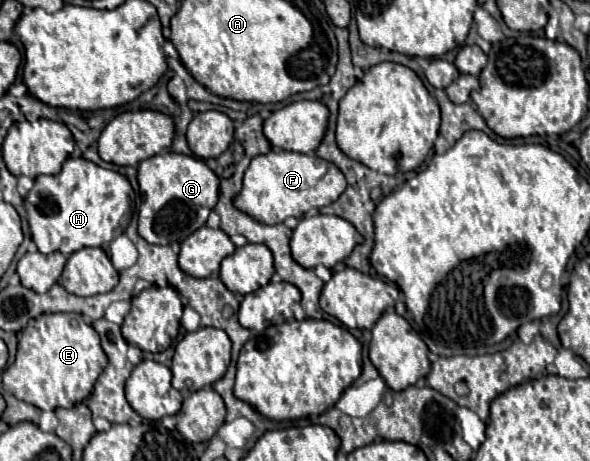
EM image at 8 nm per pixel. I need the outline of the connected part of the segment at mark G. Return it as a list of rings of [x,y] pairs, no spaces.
[[[163,152],[139,164],[139,190],[143,196],[139,208],[139,236],[149,244],[171,244],[185,240],[193,230],[205,226],[209,212],[217,204],[219,178],[209,166],[195,156]]]

